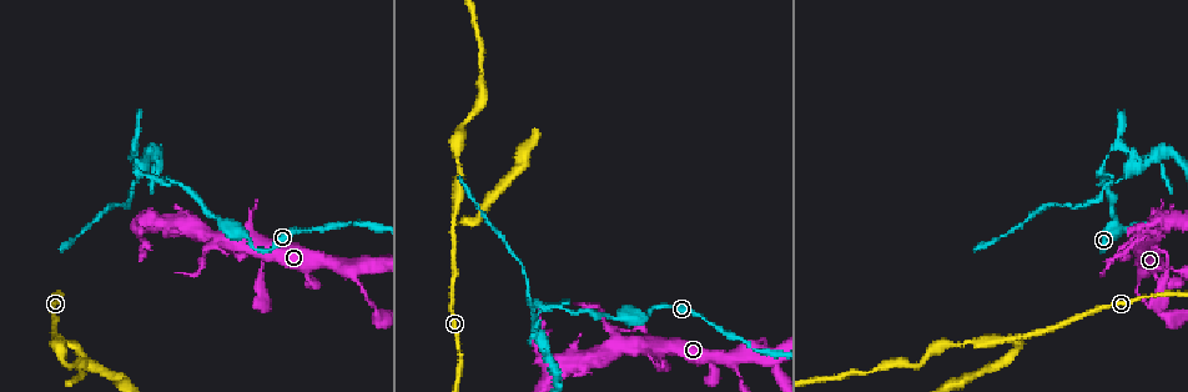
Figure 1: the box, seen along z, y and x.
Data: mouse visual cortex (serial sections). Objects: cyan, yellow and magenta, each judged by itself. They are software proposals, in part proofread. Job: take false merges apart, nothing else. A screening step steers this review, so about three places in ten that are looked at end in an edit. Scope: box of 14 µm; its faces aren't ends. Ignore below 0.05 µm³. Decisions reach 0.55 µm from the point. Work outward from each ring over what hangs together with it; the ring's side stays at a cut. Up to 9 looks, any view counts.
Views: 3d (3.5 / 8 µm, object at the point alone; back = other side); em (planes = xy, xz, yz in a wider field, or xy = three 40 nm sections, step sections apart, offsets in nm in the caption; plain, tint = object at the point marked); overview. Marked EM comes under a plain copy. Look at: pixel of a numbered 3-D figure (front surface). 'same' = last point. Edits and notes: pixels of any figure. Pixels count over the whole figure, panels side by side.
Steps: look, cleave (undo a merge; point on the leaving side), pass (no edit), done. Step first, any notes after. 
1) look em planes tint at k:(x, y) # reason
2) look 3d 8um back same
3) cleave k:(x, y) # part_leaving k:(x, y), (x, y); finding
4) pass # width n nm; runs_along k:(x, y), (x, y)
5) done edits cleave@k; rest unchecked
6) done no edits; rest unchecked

look 3d 3.5um at 1:(1021, 334) # side arm on a straight run

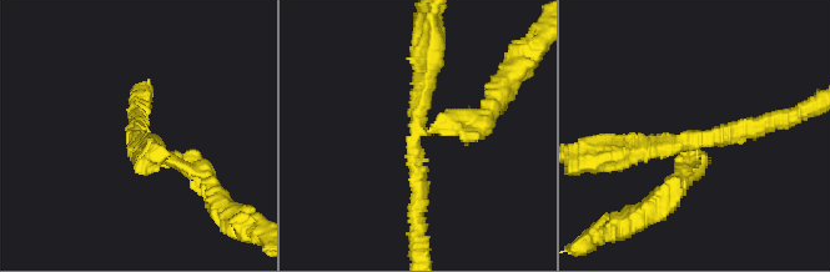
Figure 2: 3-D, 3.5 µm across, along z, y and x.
look em xy step 3 tint at 2:(417, 130) # shape alone is not enough

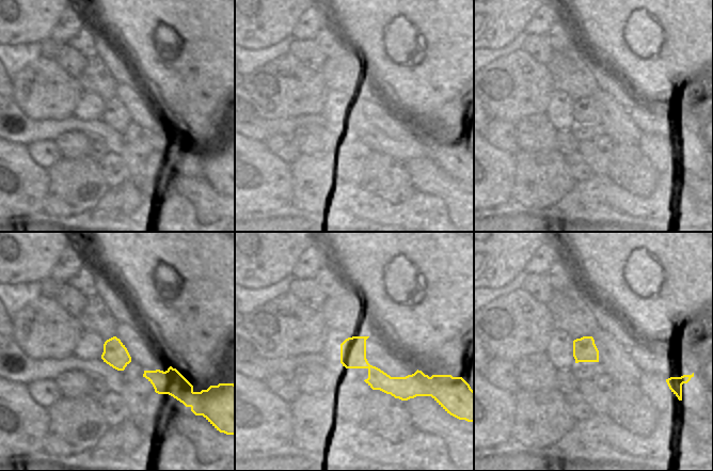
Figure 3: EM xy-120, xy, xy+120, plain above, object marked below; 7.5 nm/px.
cleave 2:(472, 137) # part_leaving 2:(428, 131), (471, 135), (501, 86); a second cell is stuck on

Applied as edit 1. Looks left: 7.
look 3d 8um at 1:(661, 355) # abrupt turn

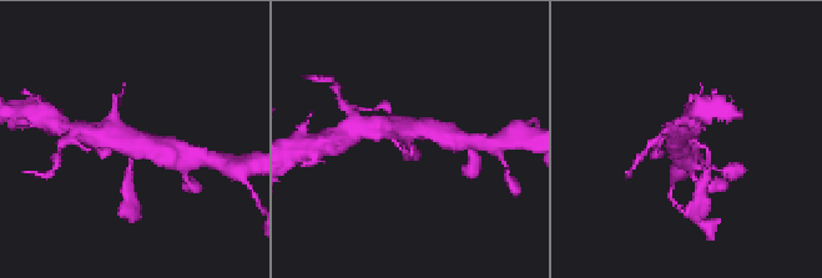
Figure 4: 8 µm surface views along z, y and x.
look em xy step 5 tint at 4:(694, 139) # shape alone is not enough

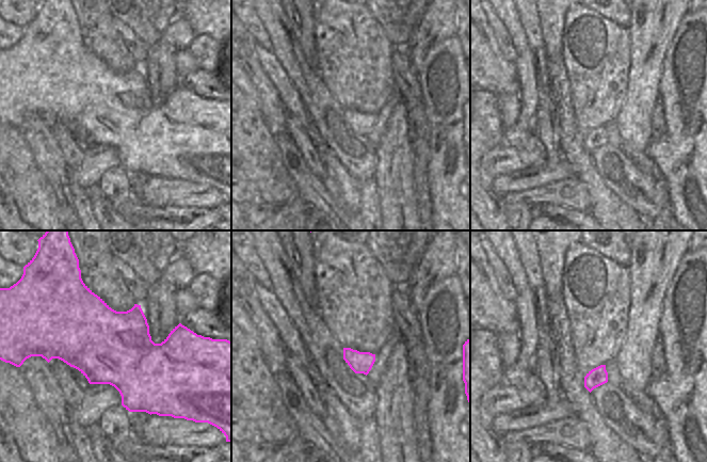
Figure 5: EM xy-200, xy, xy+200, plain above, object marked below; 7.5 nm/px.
pass # width 160 nm; runs_along 4:(151, 150), (82, 131); all the same cell

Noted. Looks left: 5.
look overview

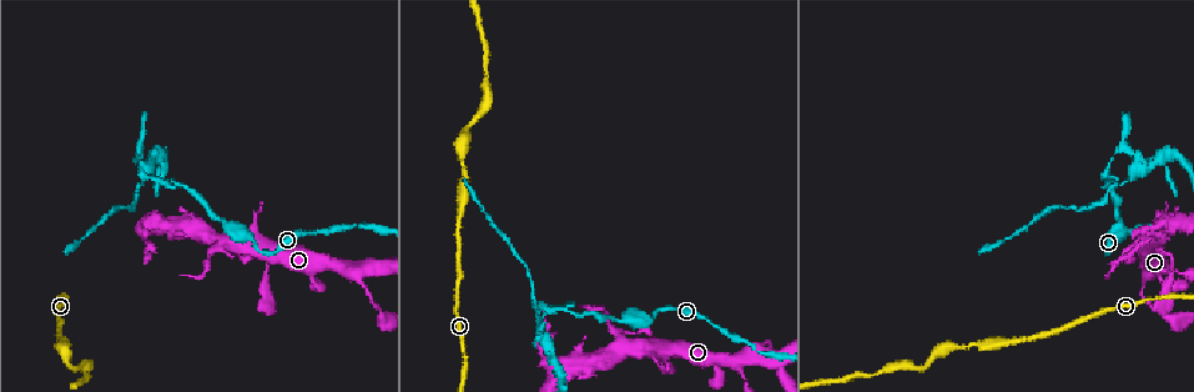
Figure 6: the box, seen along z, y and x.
look 3d 3.5um at 6:(147, 238) # sharp bend

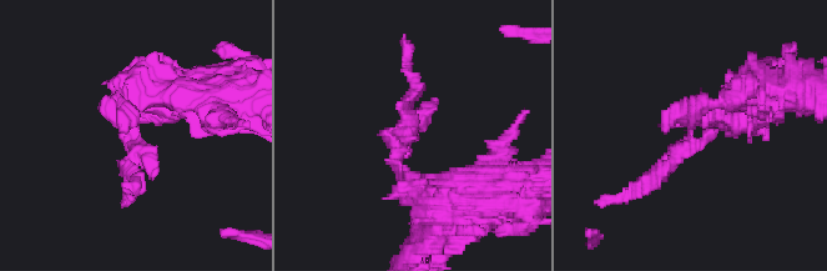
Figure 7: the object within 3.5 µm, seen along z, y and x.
look em xy step 3 tint at 7:(692, 137)

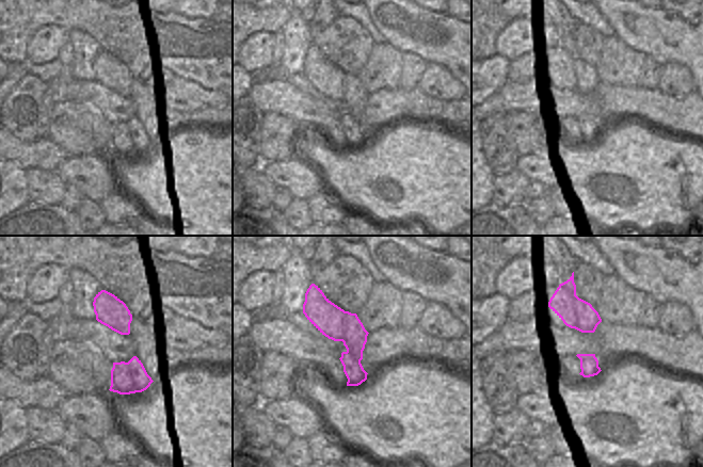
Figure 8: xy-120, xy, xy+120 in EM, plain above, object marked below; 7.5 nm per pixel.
cleave 7:(660, 172) # part_leaving 7:(691, 140), (628, 197), (599, 205); two cells meet here

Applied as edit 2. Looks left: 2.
done edits cleave@2, cleave@7; rest unchecked

